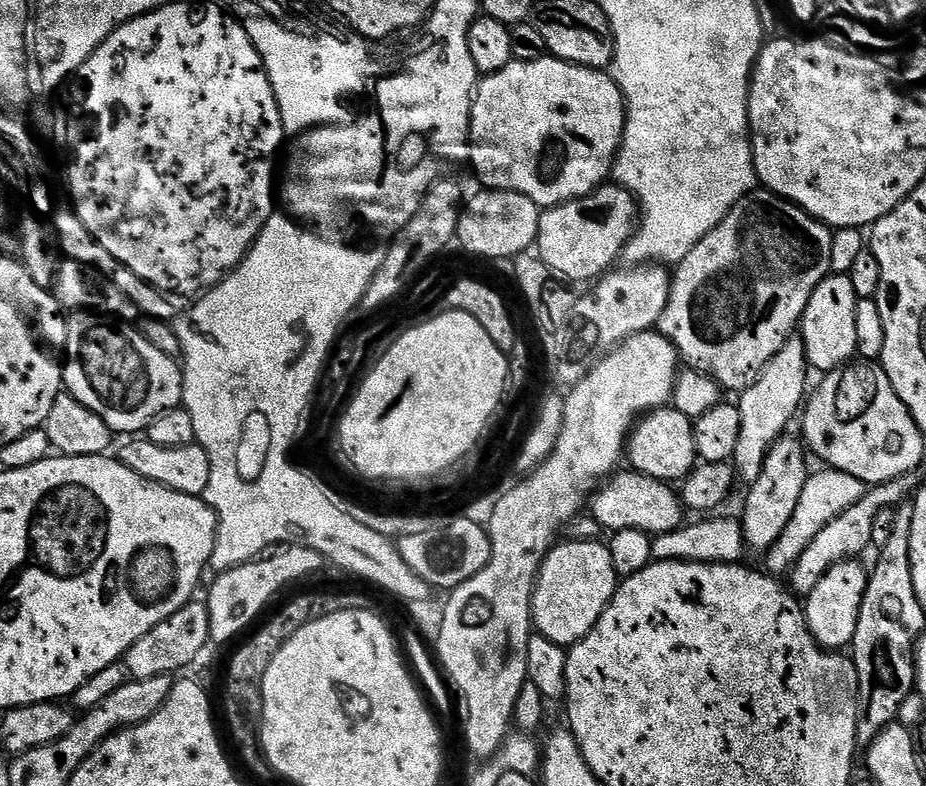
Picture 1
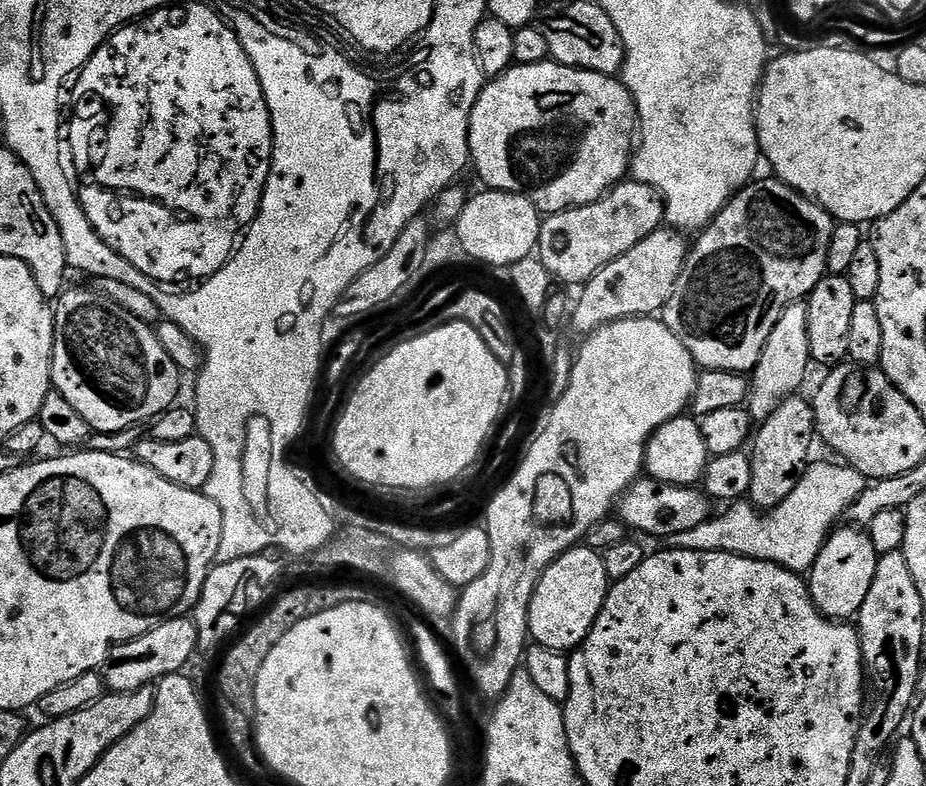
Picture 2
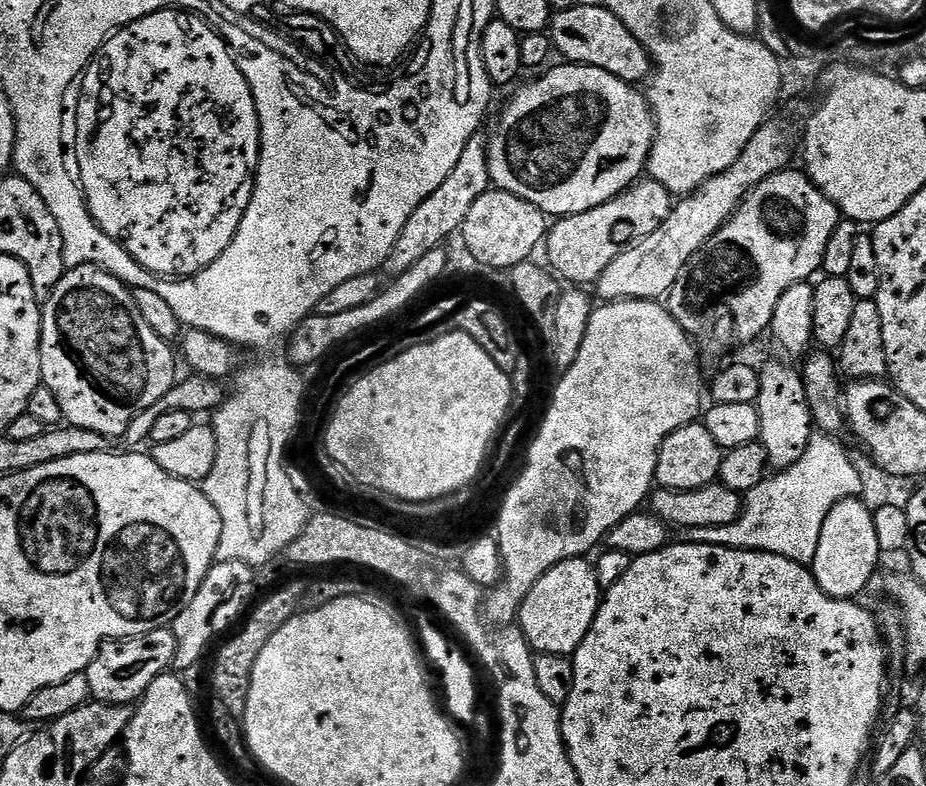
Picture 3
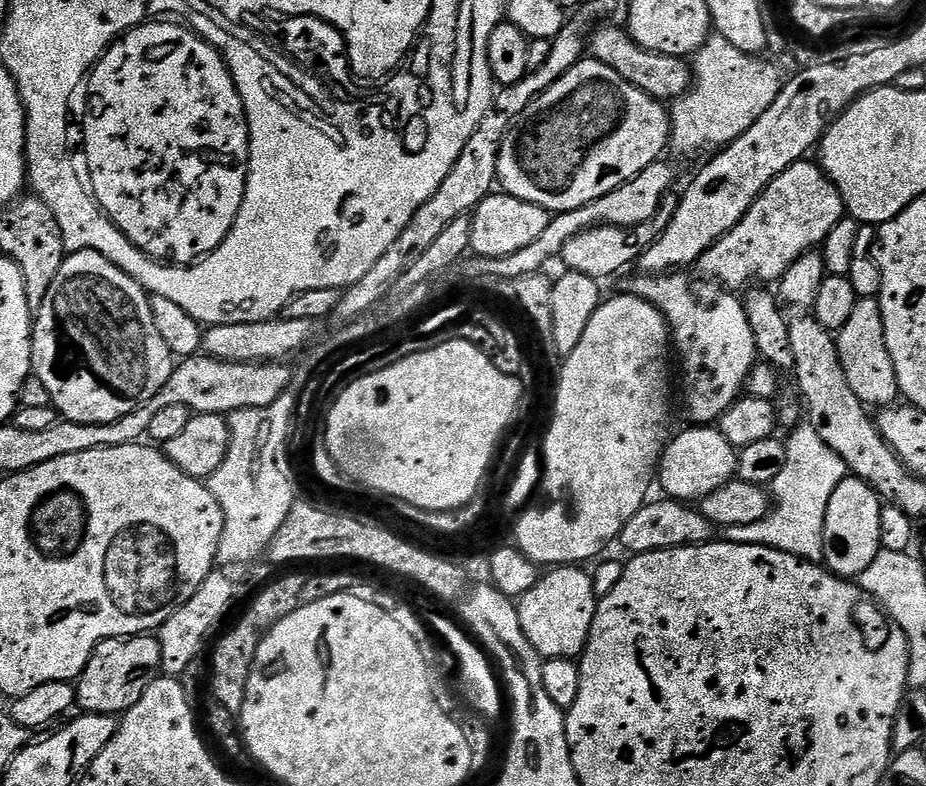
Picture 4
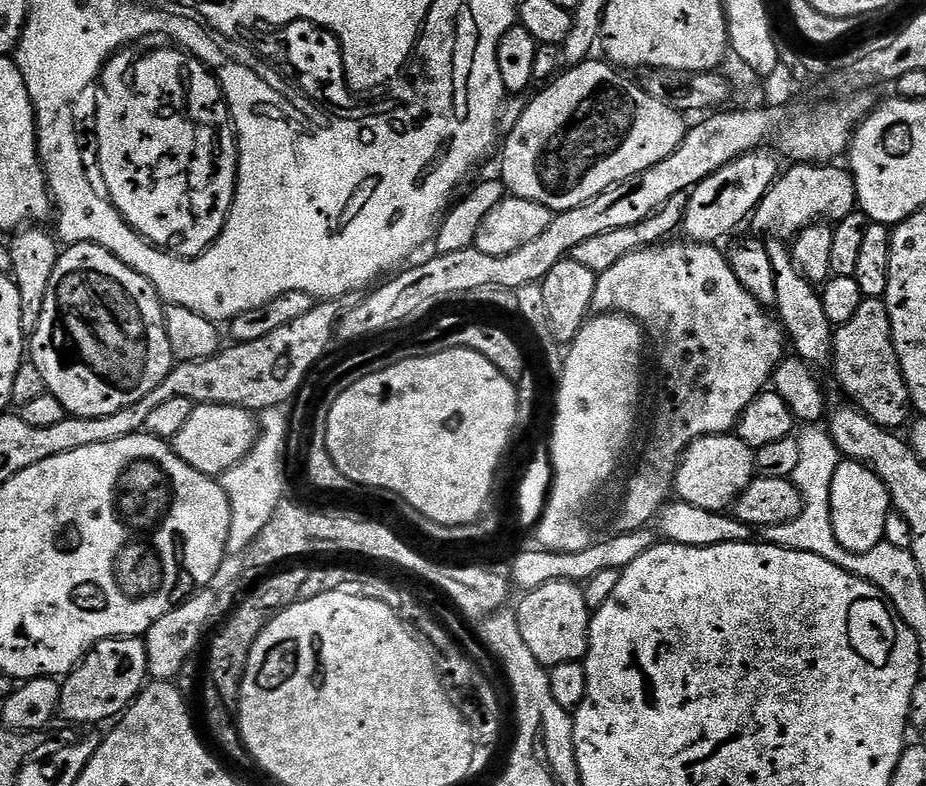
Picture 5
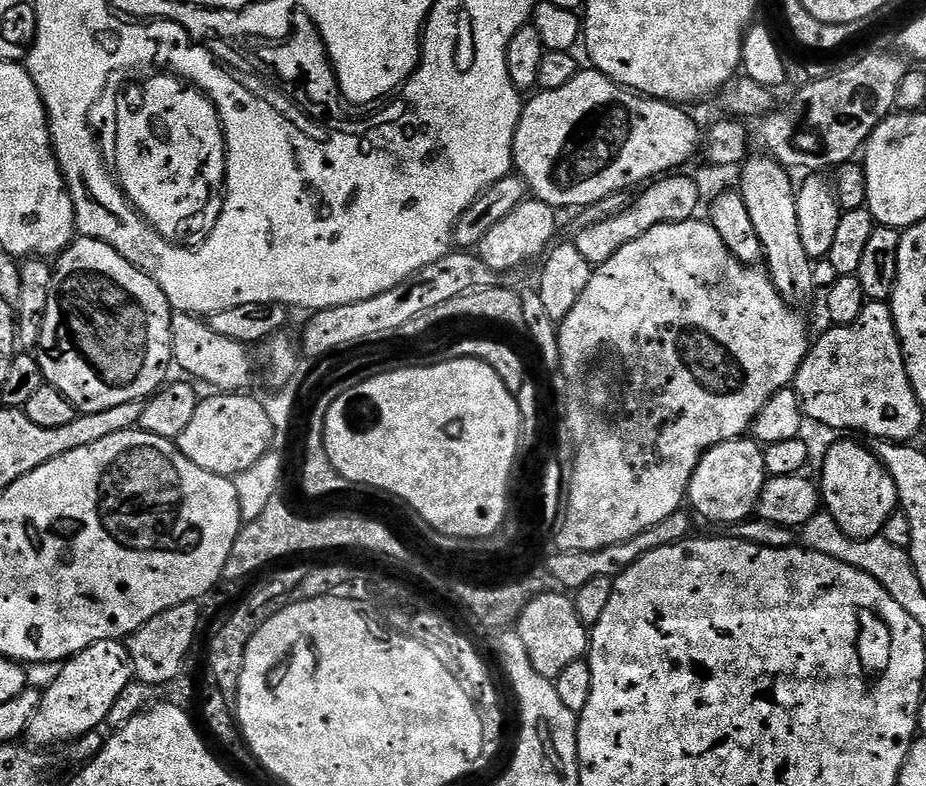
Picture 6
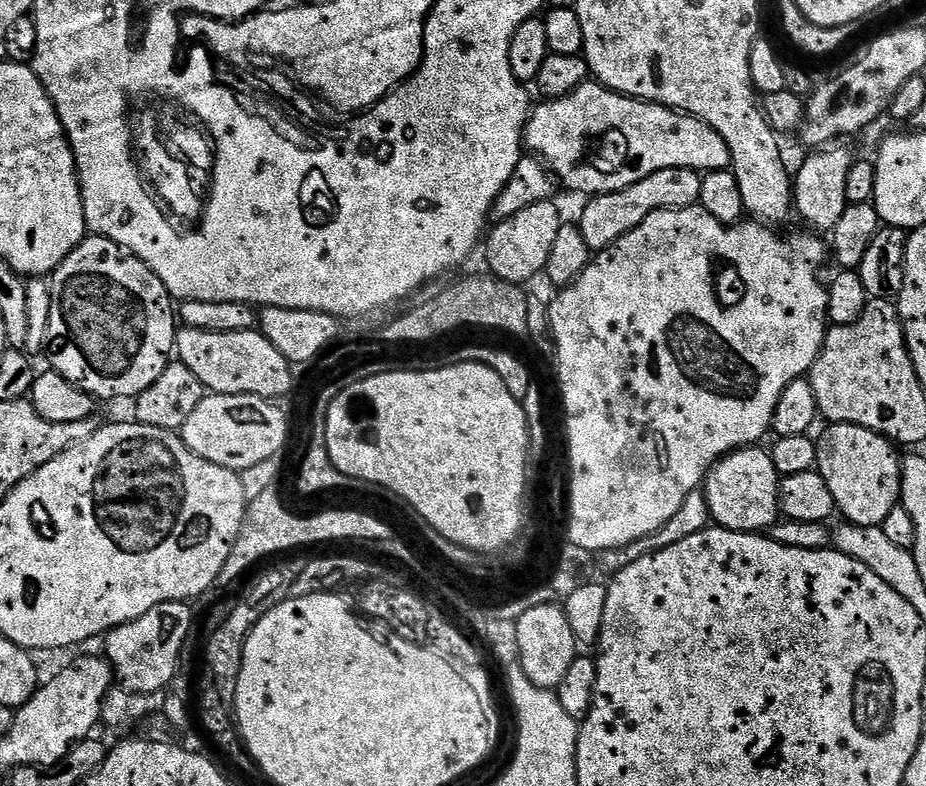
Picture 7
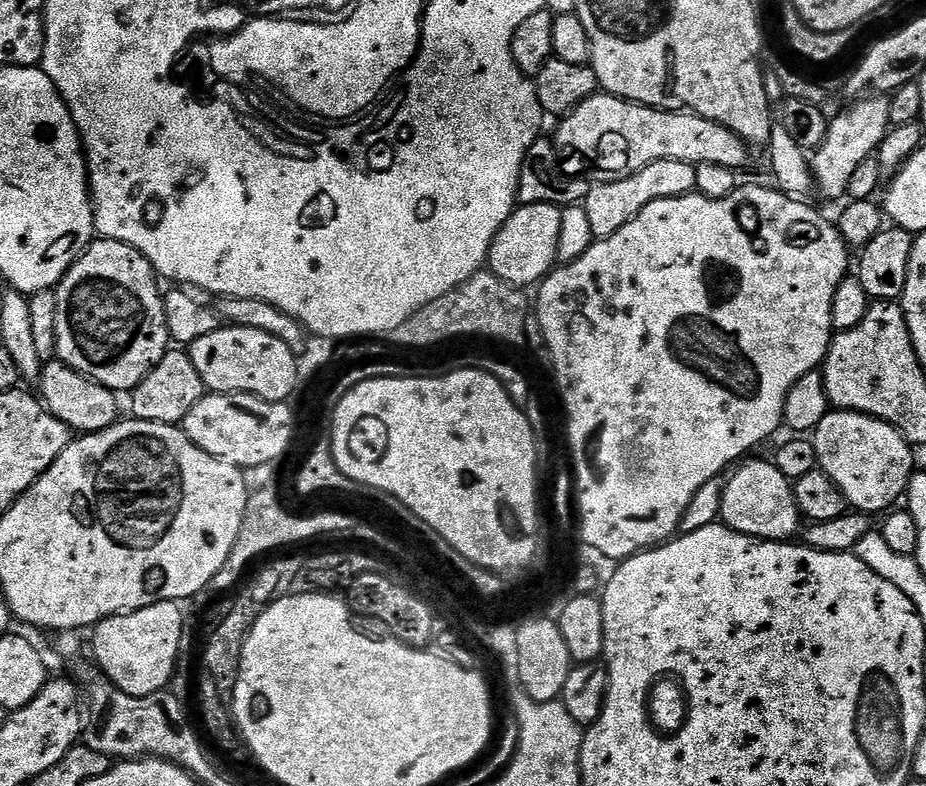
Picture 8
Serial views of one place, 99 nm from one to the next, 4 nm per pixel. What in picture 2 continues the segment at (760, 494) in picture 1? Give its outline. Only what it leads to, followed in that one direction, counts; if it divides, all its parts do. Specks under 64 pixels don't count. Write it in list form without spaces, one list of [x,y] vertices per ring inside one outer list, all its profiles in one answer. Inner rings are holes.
[[[800,394],[787,396],[778,410],[774,410],[774,414],[770,414],[770,418],[763,420],[755,429],[756,452],[752,456],[754,478],[750,478],[747,499],[761,510],[776,508],[783,500],[790,498],[794,486],[798,486],[802,474],[813,459],[812,439],[815,441],[818,436],[816,409],[802,397]]]

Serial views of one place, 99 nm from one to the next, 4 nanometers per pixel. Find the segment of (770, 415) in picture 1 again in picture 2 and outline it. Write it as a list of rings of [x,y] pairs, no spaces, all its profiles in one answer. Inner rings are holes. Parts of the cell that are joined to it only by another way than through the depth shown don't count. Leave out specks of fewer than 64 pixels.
[[[797,302],[786,306],[782,318],[778,318],[778,326],[766,340],[766,346],[758,358],[755,368],[750,373],[747,410],[753,421],[763,422],[778,410],[787,396],[797,395],[801,391],[804,379],[808,376],[808,364],[813,363],[810,354],[810,334],[808,333],[808,305]]]

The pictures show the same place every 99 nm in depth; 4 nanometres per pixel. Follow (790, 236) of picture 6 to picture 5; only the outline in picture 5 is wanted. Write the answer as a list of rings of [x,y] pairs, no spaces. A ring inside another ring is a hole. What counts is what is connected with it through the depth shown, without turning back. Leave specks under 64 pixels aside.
[[[769,239],[766,247],[770,254],[770,266],[774,266],[776,275],[774,312],[783,327],[785,337],[790,341],[791,351],[793,348],[796,351],[793,353],[803,360],[805,365],[827,365],[832,359],[834,325],[830,322],[830,318],[826,318],[826,310],[822,310],[822,298],[817,285],[810,284],[806,278],[802,278],[802,274],[798,274],[789,245],[783,239]]]

